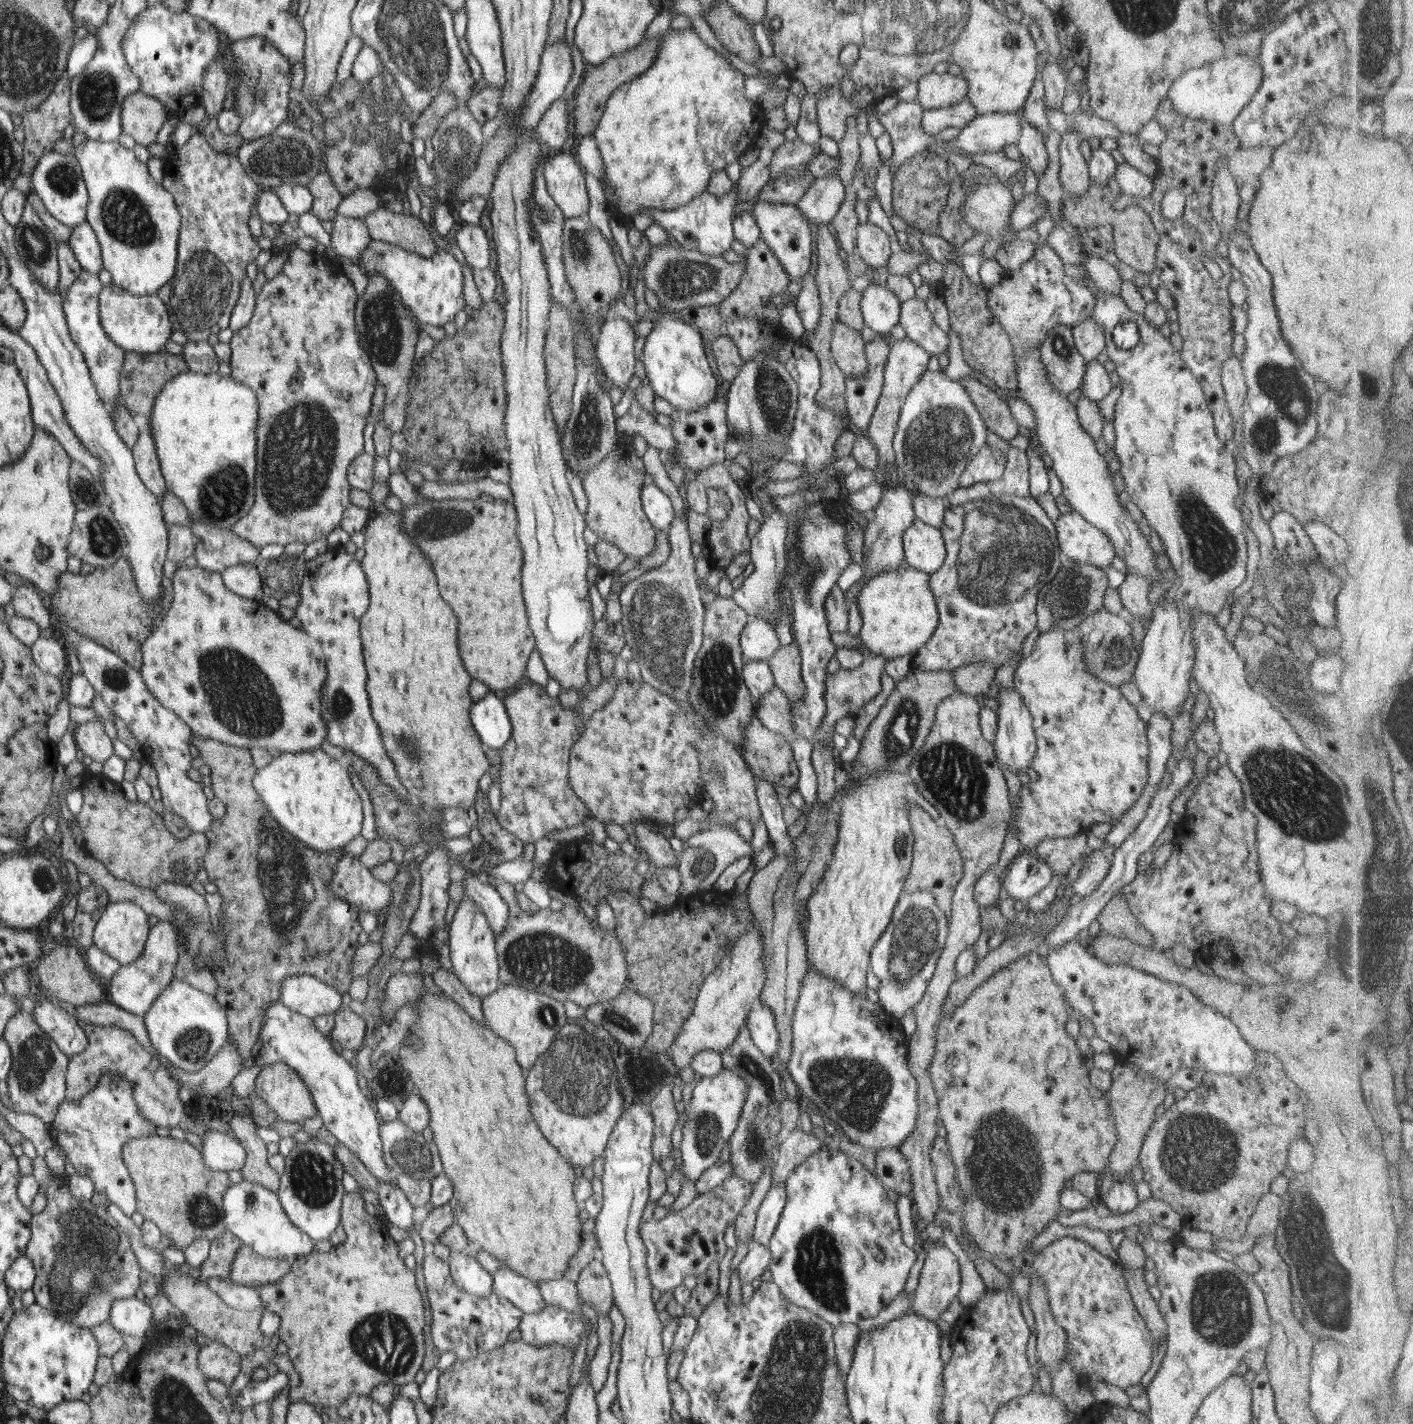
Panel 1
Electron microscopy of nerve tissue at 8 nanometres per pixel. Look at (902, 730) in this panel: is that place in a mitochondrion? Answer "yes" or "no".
yes

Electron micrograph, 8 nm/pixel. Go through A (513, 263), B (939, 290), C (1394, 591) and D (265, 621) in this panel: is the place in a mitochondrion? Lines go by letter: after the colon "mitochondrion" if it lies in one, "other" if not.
A: other
B: other
C: other
D: other

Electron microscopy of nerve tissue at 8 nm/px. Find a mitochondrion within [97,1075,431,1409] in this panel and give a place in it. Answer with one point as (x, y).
(384, 1341)

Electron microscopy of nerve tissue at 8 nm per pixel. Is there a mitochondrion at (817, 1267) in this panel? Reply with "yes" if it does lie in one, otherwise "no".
yes

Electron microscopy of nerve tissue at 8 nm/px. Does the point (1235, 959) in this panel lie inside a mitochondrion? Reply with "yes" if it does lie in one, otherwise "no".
no

